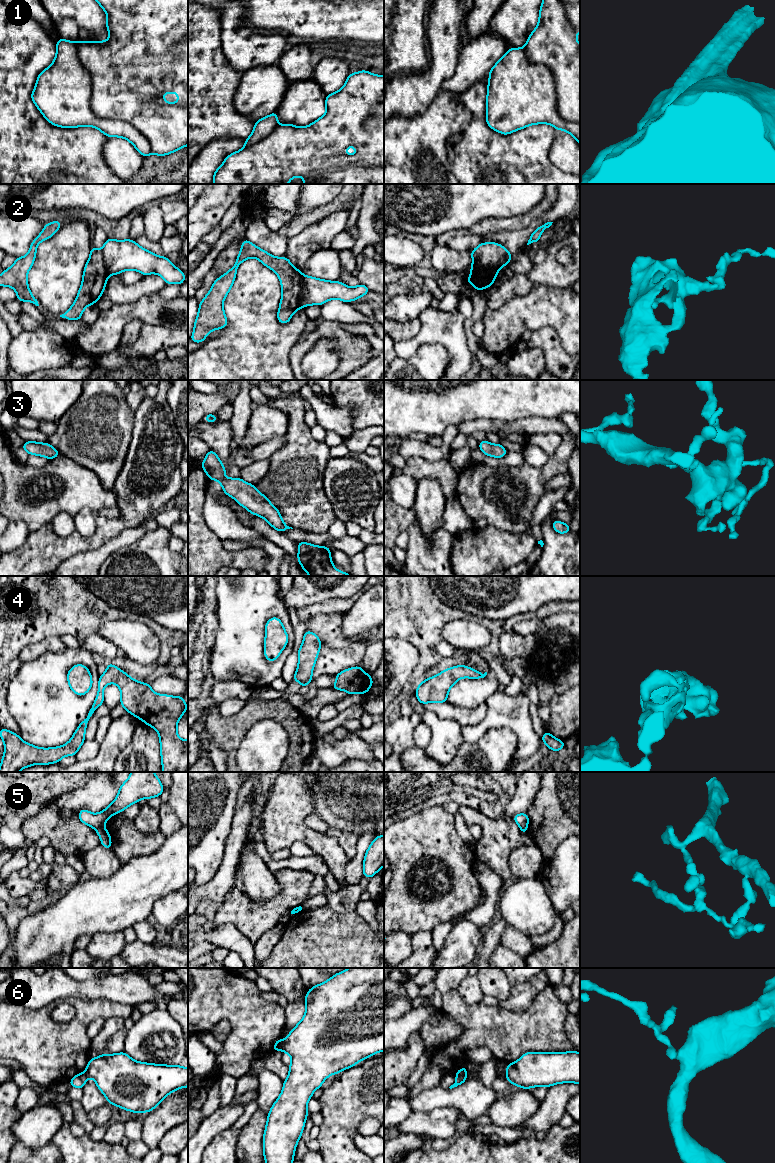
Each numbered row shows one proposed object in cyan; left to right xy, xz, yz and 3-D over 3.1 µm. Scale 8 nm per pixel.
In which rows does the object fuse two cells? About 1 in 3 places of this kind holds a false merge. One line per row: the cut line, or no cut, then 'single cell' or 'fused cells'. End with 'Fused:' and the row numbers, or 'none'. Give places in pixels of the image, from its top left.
1: cut xy (74, 43), (90, 75), (91, 110), (131, 124), (152, 153); fused cells
2: cut xz (303, 275), (300, 307); fused cells
3: cut none; single cell
4: cut none; single cell
5: cut xy (102, 826), (96, 829); fused cells
6: cut xz (283, 1041), (281, 1049); fused cells
Fused: 1, 2, 5, 6

